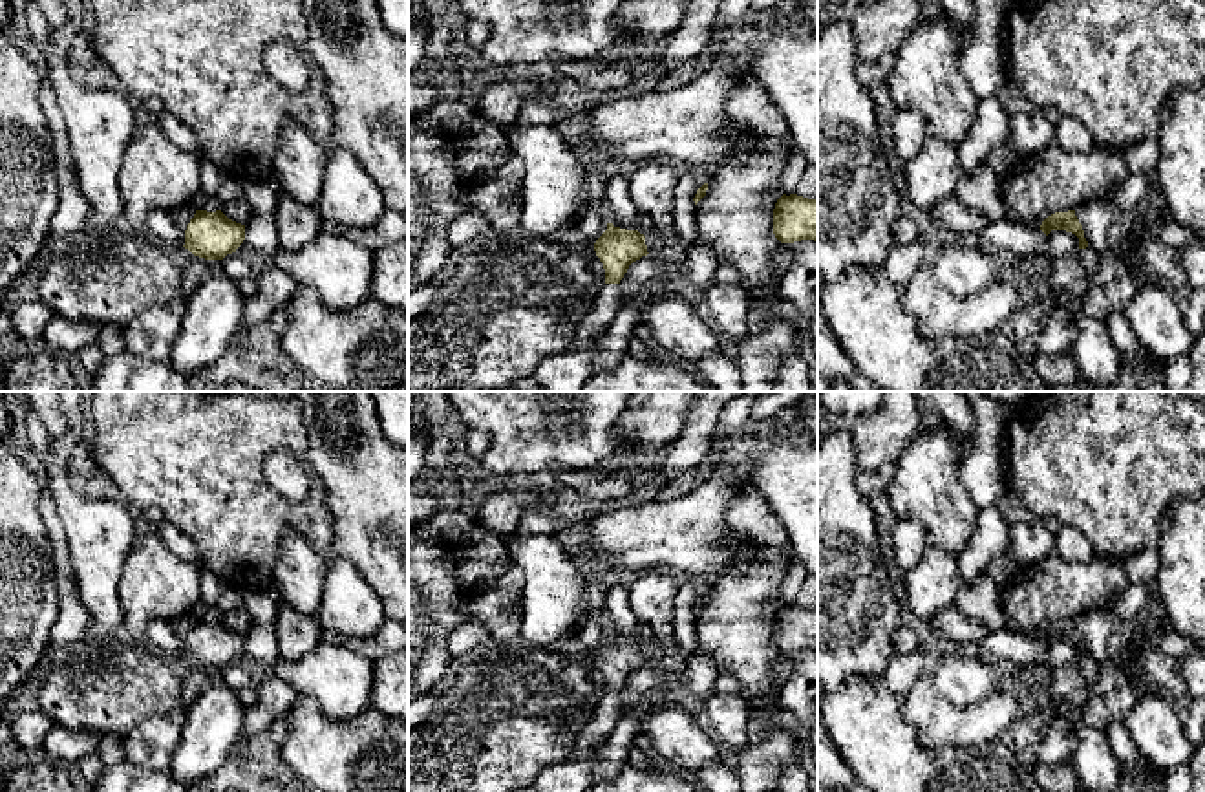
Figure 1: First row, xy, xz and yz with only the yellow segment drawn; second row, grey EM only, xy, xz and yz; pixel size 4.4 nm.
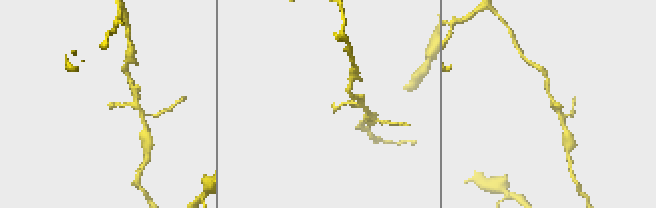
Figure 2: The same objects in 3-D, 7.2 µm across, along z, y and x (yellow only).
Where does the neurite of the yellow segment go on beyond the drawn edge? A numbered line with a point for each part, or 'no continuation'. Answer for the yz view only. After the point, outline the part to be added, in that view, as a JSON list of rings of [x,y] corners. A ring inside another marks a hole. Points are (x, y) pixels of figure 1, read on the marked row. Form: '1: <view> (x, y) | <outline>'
1: yz (1088, 256) | [[[1092,247],[1079,249],[1079,262],[1086,271],[1086,278],[1090,278],[1099,267],[1099,252]]]

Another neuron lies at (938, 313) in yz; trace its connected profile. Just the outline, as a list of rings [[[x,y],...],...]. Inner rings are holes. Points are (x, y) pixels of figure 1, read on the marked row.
[[[925,262],[901,287],[901,305],[916,320],[923,340],[945,340],[998,331],[1024,304],[1017,287],[1002,280],[967,296],[954,296]]]

